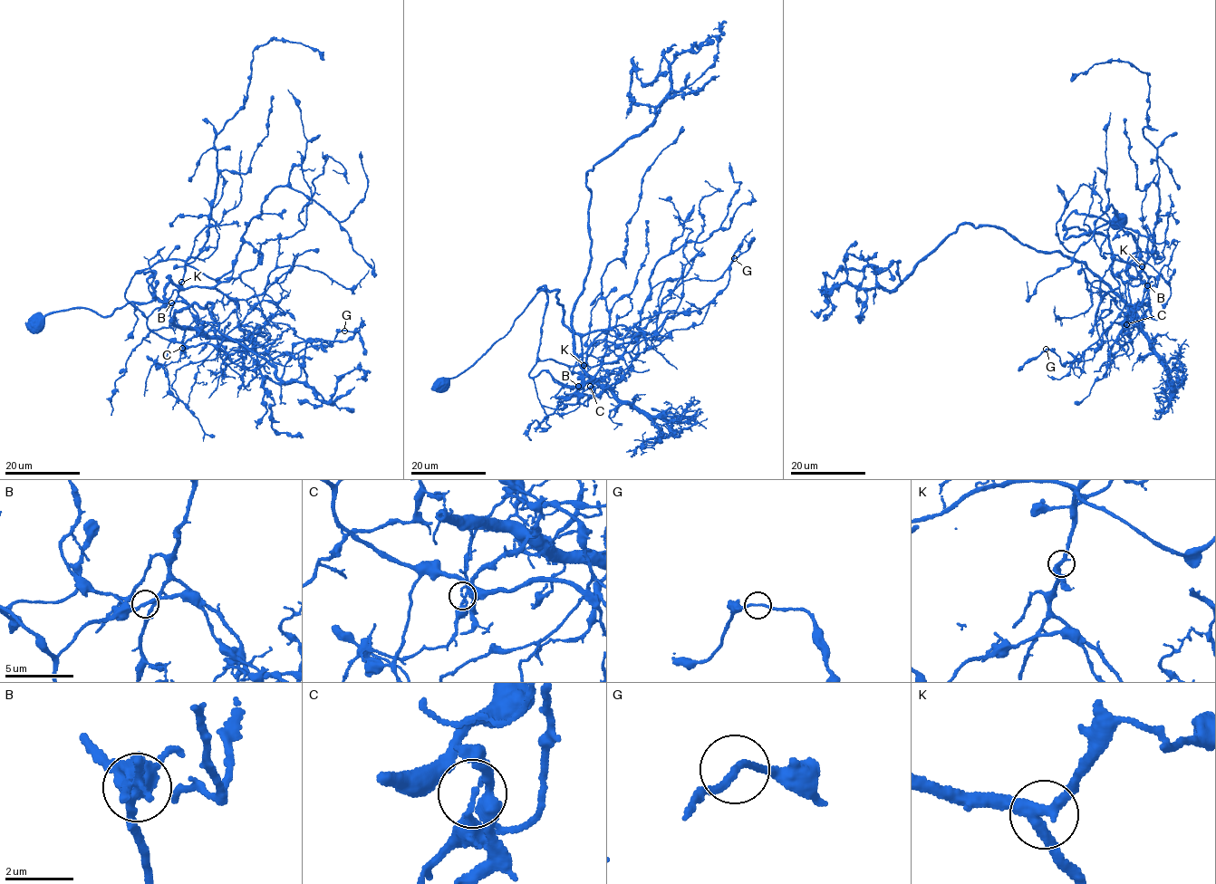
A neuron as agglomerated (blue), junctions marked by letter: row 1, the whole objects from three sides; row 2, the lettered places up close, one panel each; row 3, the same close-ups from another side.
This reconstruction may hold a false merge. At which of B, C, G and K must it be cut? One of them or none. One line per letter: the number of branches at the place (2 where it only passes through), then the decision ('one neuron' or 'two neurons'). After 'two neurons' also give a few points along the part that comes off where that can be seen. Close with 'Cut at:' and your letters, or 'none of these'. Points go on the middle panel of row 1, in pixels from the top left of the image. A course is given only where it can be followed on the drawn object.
B: 3 branches meet; one neuron
C: 2 branches meet; two neurons; foreign part runs (591, 386), (606, 382), (576, 356), (571, 317), (591, 256), (587, 172), (651, 123), (673, 55), (726, 22)
G: 2 branches meet; one neuron
K: 3 branches meet; one neuron
Cut at: C

